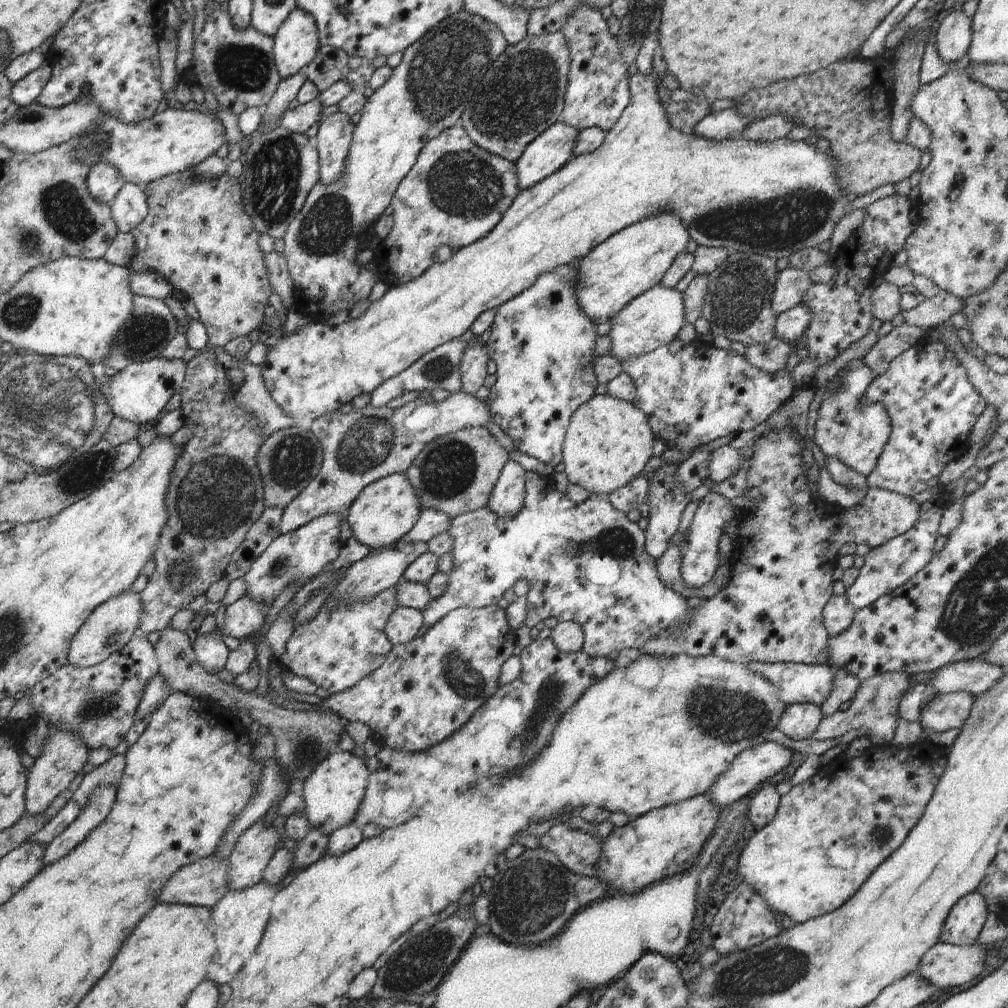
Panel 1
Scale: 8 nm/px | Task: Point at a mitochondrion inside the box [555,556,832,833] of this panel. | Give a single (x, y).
(726, 716)

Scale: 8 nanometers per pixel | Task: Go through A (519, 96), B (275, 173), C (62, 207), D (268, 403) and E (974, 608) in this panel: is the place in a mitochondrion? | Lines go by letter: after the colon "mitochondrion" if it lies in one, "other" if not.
A: mitochondrion
B: mitochondrion
C: mitochondrion
D: other
E: mitochondrion

